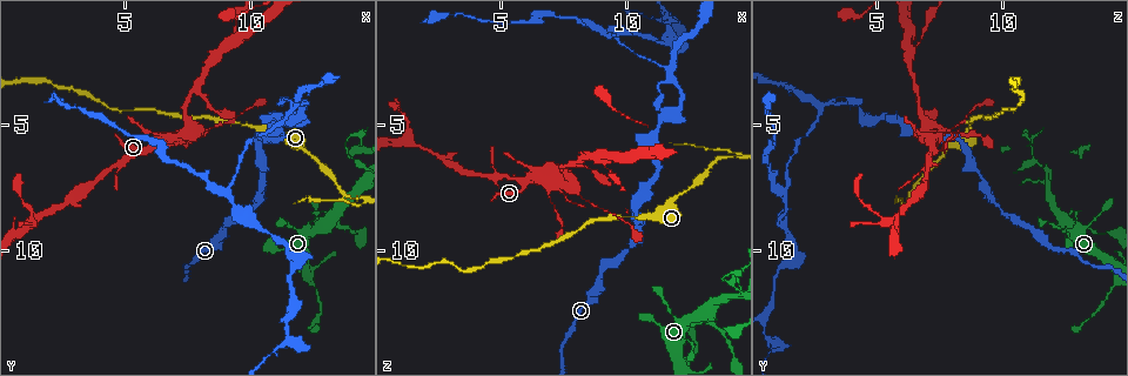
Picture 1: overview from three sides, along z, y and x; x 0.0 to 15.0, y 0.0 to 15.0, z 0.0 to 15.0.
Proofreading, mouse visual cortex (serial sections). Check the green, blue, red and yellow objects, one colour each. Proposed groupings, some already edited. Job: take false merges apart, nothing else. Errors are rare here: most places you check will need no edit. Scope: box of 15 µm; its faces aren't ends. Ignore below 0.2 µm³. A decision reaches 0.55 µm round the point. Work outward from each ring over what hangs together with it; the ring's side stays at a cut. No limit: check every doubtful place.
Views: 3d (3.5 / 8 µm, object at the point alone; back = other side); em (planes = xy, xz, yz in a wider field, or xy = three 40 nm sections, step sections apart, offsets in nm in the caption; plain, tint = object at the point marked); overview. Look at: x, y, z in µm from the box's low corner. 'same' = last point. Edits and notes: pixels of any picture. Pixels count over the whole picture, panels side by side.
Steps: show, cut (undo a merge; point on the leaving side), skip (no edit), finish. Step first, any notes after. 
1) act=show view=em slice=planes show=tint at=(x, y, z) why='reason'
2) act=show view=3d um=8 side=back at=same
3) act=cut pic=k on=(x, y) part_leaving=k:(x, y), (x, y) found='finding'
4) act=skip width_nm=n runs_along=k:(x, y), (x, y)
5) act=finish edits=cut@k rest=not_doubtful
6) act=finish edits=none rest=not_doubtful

act=show view=3d um=3.5 at=(14.2, 8.0, 6.2) why='abrupt turn'

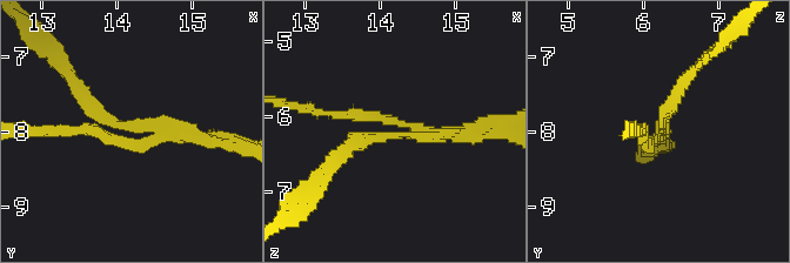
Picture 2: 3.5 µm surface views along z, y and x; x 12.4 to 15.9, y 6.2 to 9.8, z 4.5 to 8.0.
act=show view=em slice=xy step=2 show=tint at=(14.20, 7.90, 6.25) why='shape alone is not enough'

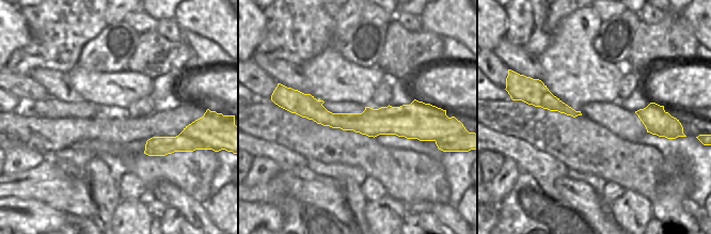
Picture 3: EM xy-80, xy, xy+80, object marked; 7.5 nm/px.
act=cut pic=2 on=(369, 116) part_leaving=2:(412, 129), (368, 114), (300, 108) found='a second cell is stuck on'

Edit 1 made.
act=show view=3d um=3.5 side=back at=(11.8, 4.1, 2.8) why='three-way junction'

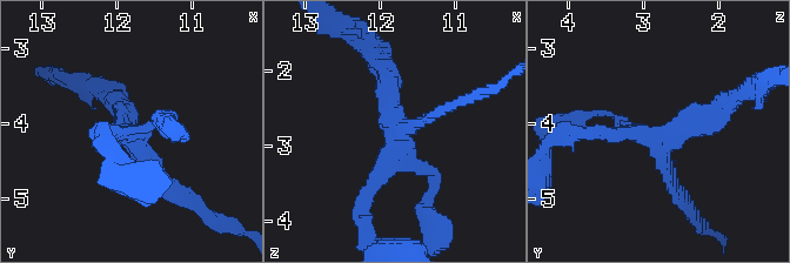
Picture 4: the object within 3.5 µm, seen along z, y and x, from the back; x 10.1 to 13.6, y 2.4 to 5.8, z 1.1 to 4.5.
act=show view=em slice=planes show=tint at=(11.80, 4.20, 2.90) why='need the tissue'

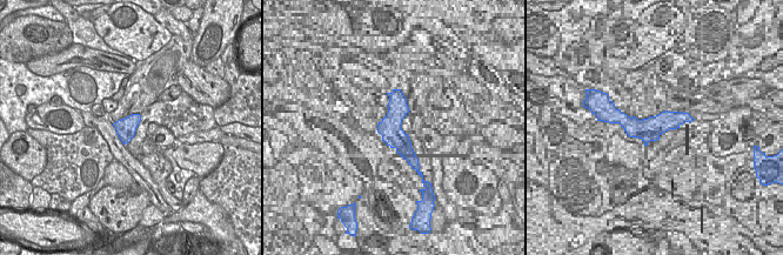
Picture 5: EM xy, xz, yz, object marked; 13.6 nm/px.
act=skip runs_along=4:(363, 204), (400, 133), (439, 112) found='one cell here'

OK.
act=show view=3d um=3.5 at=(9.1, 7.6, 1.4)

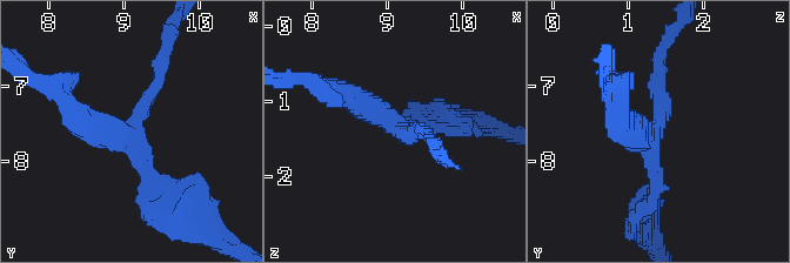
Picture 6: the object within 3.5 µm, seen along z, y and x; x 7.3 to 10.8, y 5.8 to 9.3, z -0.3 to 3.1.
act=show view=em slice=xy step=2 show=tint at=(9.15, 7.65, 1.35) arms=3 arm_widths_nm=200,200,350 why='shape alone is not enough'

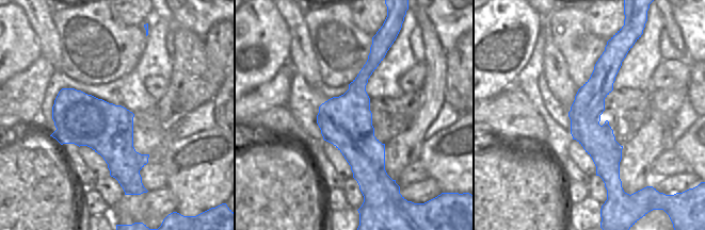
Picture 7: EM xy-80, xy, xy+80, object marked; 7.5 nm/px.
act=skip runs_along=7:(372, 50), (358, 84), (363, 189) found='all the same cell'

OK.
act=show view=overview

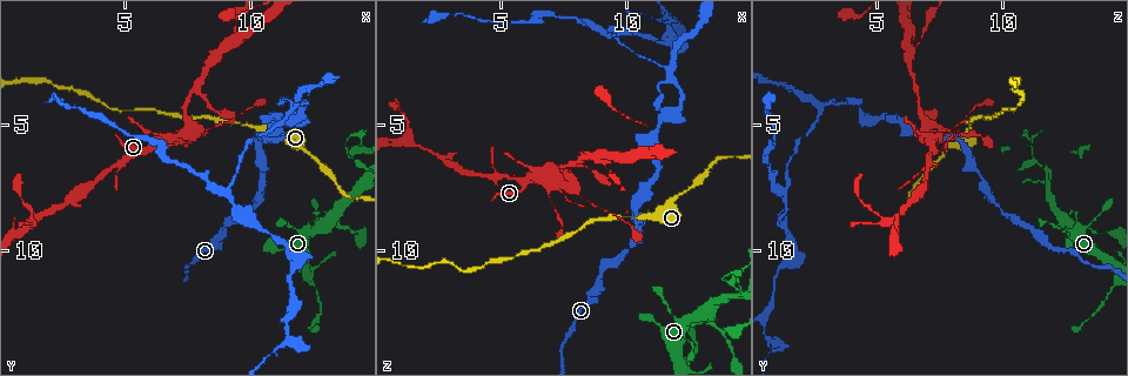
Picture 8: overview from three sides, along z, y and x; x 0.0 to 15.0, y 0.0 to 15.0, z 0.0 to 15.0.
act=show view=3d um=3.5 at=(7.7, 5.3, 7.2) why='abrupt turn'

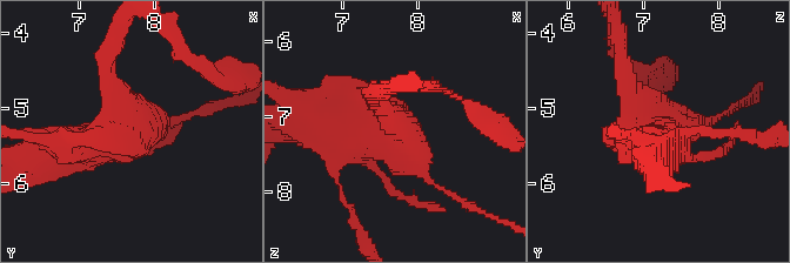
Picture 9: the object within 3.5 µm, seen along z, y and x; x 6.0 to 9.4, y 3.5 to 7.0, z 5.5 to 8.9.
act=show view=em slice=xy step=1 show=tint at=(7.65, 5.30, 7.20)

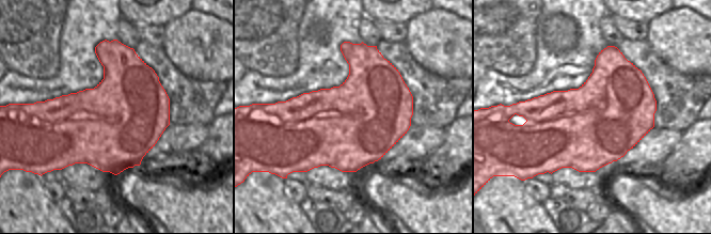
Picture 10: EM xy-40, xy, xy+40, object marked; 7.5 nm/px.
act=show view=em slice=planes show=tint at=same

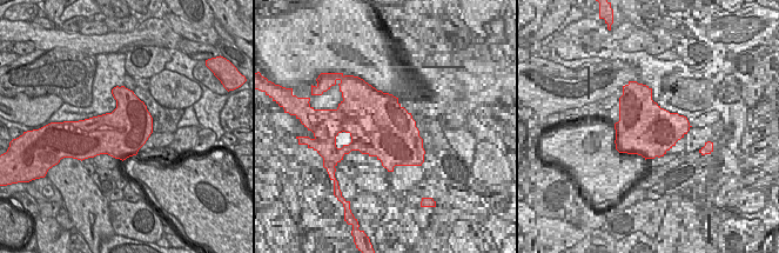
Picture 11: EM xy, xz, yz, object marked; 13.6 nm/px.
act=skip runs_along=9:(55, 146), (132, 132), (106, 74) found='continuous, no second cell'

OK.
act=show view=em slice=xy step=1 show=tint at=(9.1, 1.9, 6.3) why='branch point'

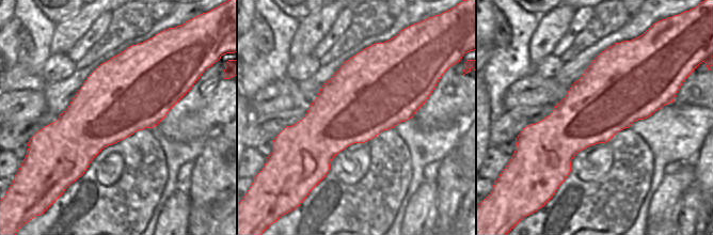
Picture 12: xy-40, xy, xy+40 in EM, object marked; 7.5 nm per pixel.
act=show view=3d um=3.5 at=same why='wider look'

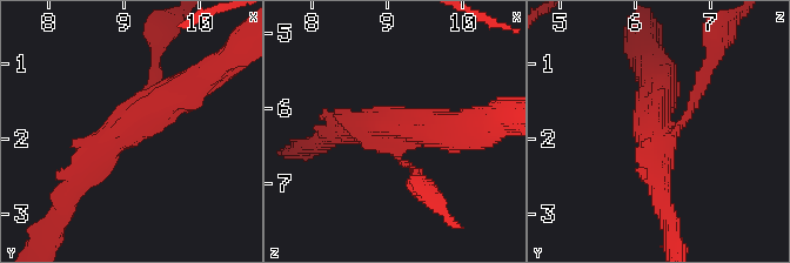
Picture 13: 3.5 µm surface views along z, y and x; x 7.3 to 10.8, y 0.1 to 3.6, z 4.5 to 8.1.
act=skip arms=3 runs_along=13:(77, 184), (124, 130), (196, 80) found='continuous, no second cell'

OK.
act=finish edits=cut@2 rest=not_doubtful

